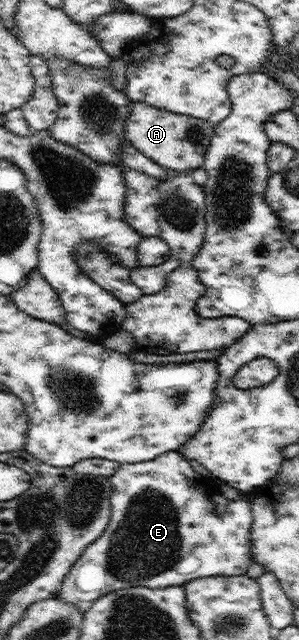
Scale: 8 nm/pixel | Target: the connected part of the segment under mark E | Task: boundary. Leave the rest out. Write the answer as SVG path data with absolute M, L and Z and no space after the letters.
M169 451L140 463L119 464L117 472L109 479L112 487L109 523L71 567L55 595L57 599L73 605L89 605L117 589L183 586L191 579L247 574L254 559L250 536L253 520L248 497L243 495L235 501L225 499L220 490L222 482L199 475L178 451Z

